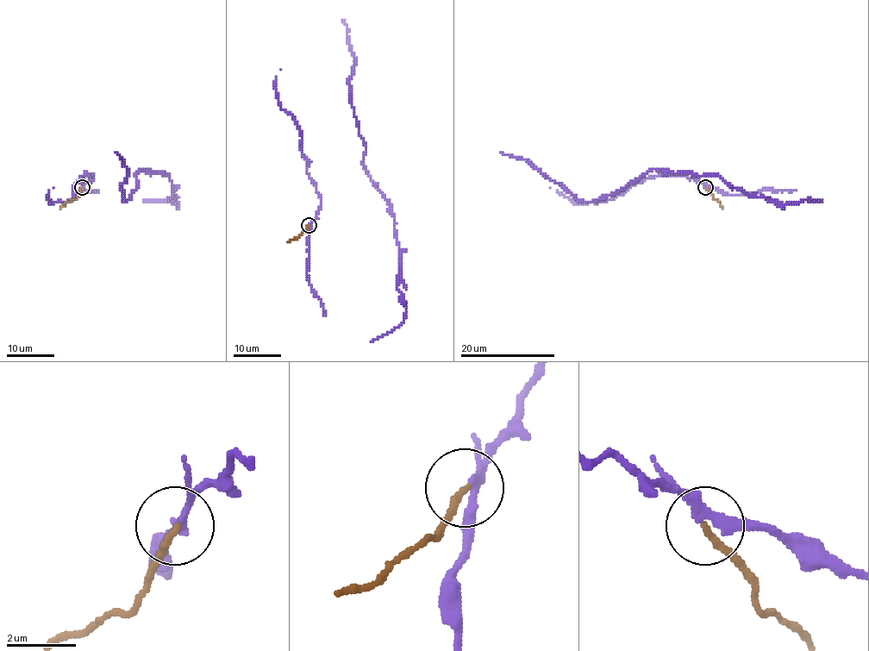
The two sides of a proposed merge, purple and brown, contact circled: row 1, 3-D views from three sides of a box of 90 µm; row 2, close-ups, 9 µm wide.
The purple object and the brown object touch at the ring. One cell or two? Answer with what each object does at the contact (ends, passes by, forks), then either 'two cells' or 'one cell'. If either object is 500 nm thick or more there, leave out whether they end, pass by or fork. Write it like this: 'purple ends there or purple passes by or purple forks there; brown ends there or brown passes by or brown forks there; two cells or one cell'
purple passes by; brown ends there; two cells

